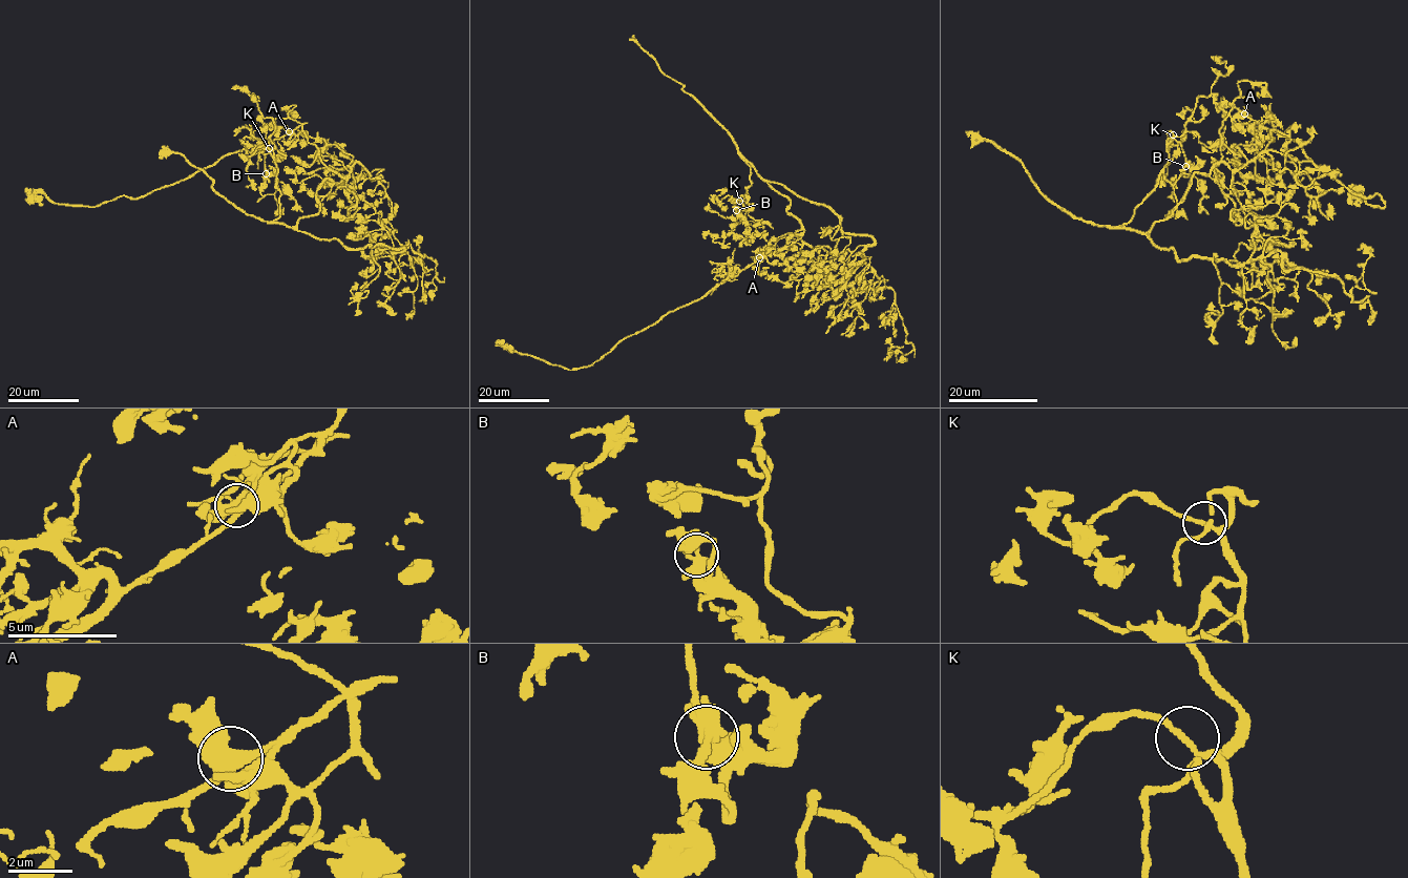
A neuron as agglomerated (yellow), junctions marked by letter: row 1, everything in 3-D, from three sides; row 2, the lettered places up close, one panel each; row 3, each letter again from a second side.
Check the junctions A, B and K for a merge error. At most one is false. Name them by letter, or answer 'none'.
A

